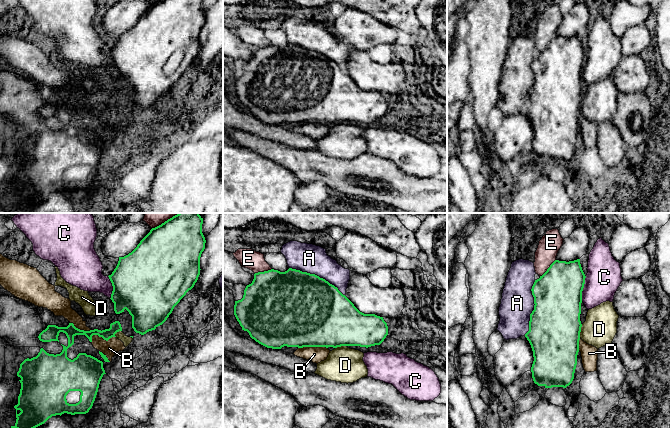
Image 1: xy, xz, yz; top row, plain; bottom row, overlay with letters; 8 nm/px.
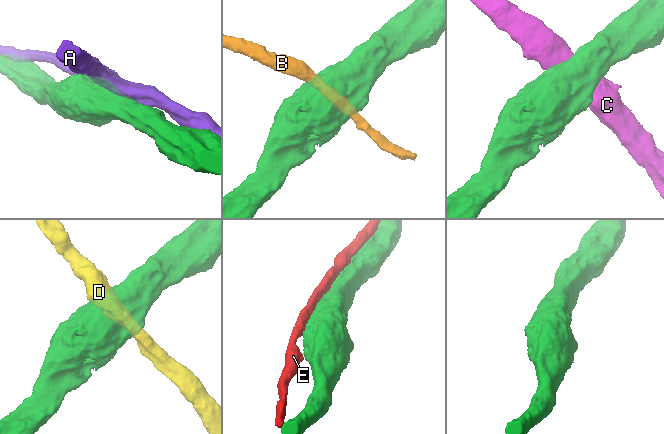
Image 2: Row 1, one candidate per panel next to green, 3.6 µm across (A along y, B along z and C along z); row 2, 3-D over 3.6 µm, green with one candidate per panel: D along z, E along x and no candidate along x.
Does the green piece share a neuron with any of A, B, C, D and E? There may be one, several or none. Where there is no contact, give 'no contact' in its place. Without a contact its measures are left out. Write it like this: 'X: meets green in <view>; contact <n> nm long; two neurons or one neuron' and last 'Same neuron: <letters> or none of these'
A: meets green in xz; contact 500 nm long; two neurons
B: meets green in xy; contact 200 nm long; two neurons
C: meets green in yz; contact 220 nm long; two neurons
D: meets green in yz; contact 110 nm long; two neurons
E: meets green in yz; contact 190 nm long; two neurons
Same neuron: none of these

